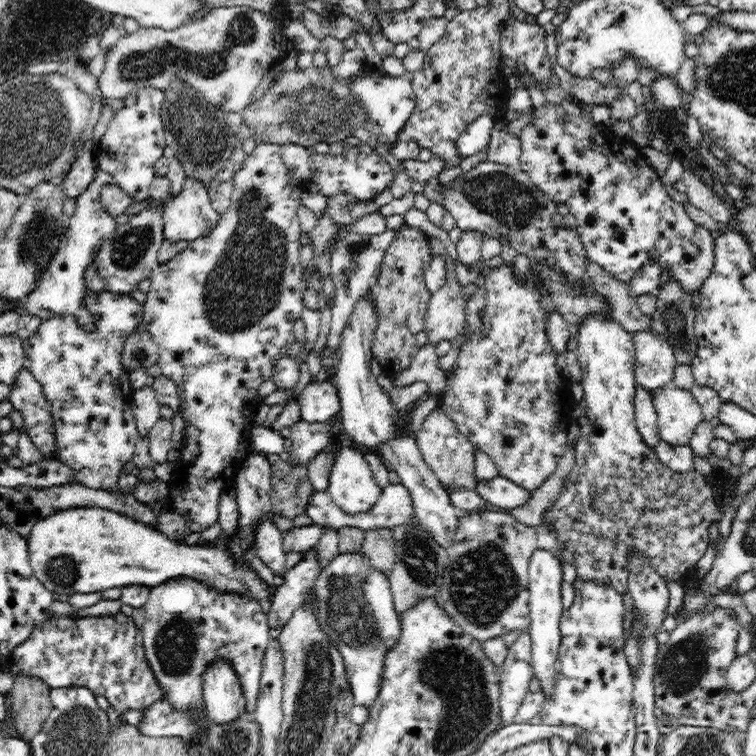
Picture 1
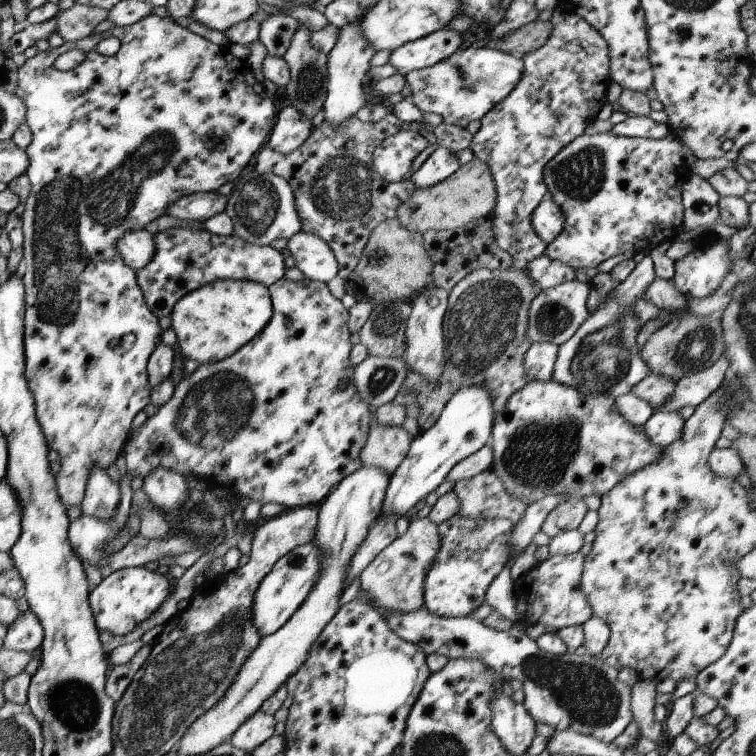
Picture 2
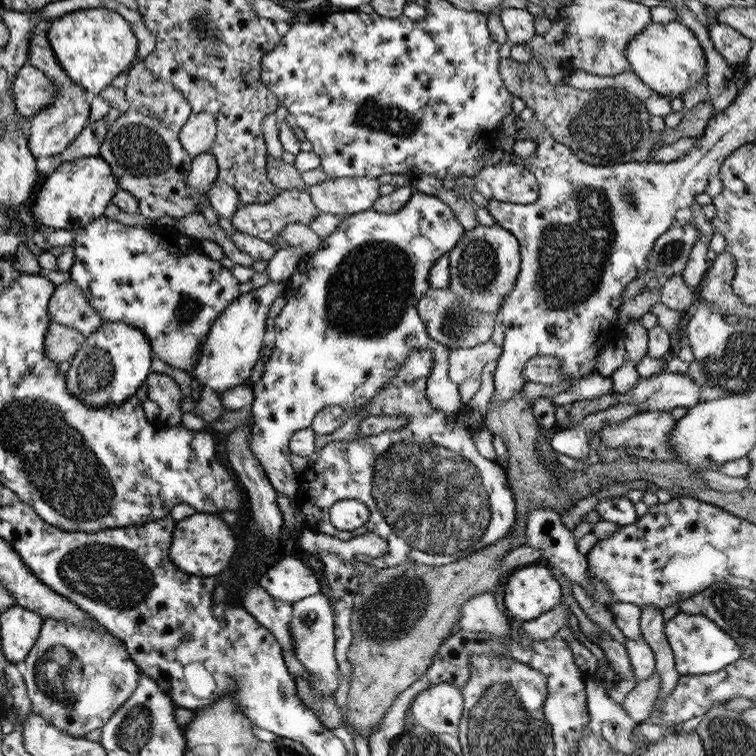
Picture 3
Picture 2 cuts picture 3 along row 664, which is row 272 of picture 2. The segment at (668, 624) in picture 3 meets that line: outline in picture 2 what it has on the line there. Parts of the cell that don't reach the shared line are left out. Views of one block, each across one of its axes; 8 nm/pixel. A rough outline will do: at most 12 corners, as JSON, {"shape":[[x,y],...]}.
{"shape":[[725,238],[692,239],[671,282],[685,298],[721,286],[733,260]]}

